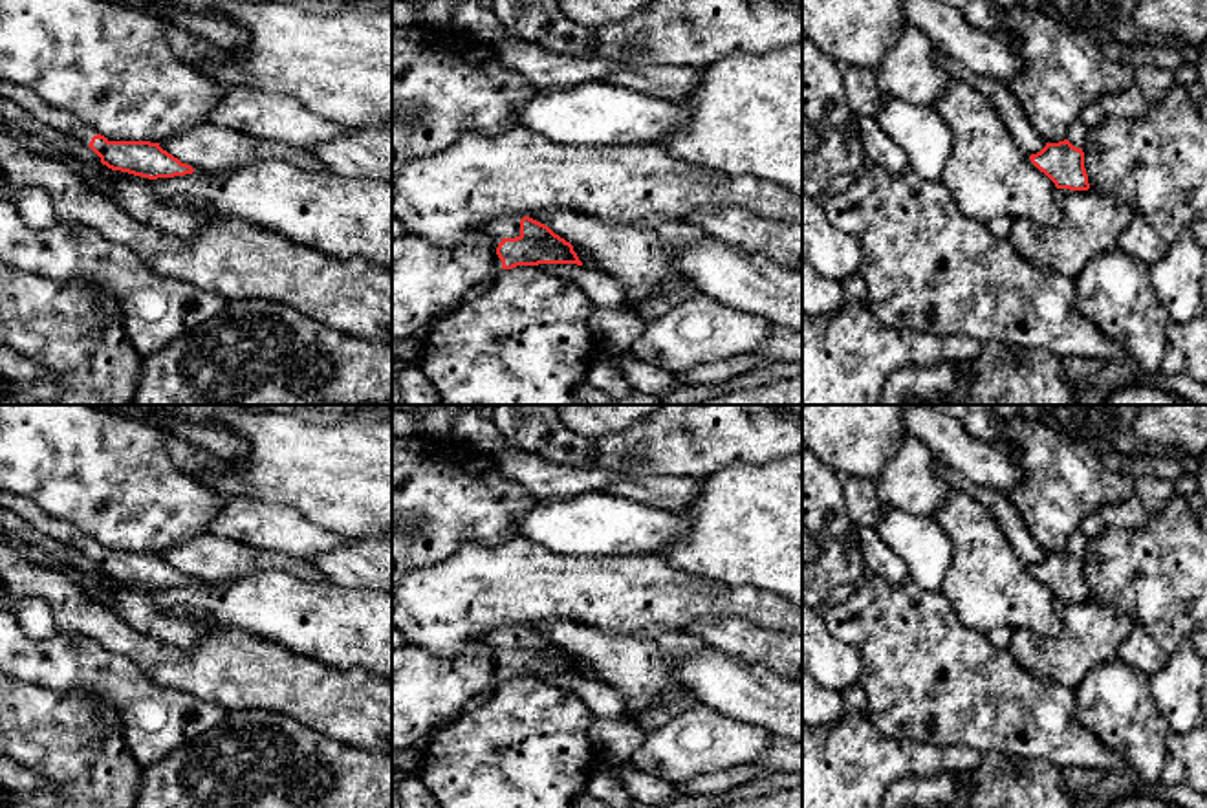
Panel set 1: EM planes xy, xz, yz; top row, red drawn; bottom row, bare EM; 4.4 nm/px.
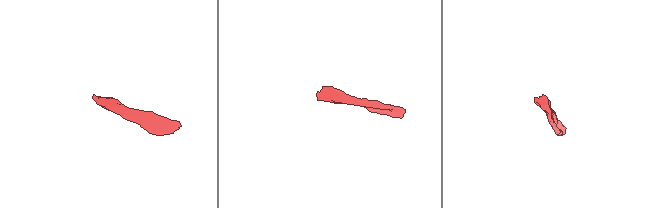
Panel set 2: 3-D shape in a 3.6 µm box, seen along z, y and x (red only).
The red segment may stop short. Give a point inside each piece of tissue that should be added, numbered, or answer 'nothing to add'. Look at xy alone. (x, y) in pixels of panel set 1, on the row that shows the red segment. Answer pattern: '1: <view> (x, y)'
1: xy (44, 114)

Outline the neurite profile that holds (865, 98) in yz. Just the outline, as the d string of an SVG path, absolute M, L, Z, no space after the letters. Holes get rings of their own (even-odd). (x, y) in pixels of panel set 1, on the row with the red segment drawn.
M841 66L841 70L852 112L857 117L875 115L883 104L885 93L877 88L874 73L857 66Z

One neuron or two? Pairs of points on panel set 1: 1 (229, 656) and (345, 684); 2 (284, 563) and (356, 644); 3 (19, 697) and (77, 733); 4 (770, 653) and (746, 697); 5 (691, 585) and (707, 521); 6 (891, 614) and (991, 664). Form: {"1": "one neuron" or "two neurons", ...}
{"1": "one neuron", "2": "two neurons", "3": "one neuron", "4": "two neurons", "5": "two neurons", "6": "one neuron"}

